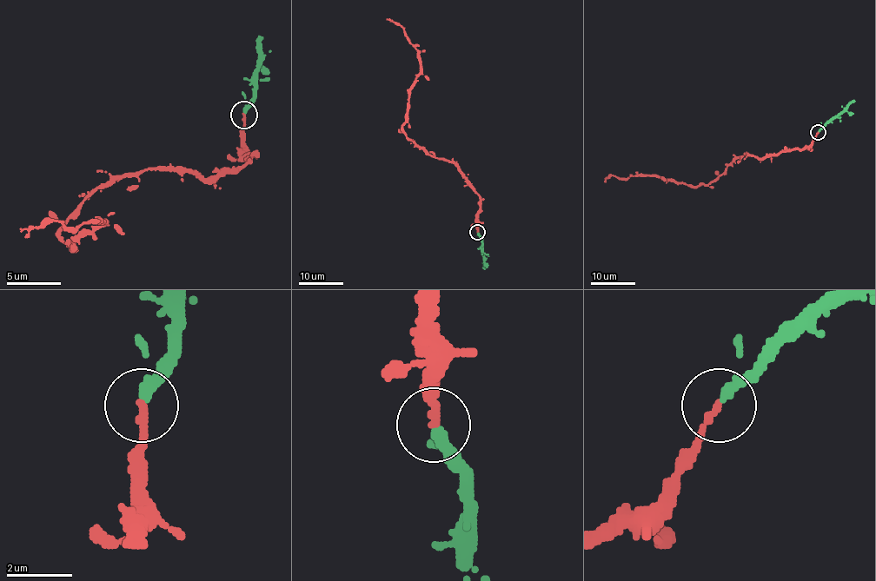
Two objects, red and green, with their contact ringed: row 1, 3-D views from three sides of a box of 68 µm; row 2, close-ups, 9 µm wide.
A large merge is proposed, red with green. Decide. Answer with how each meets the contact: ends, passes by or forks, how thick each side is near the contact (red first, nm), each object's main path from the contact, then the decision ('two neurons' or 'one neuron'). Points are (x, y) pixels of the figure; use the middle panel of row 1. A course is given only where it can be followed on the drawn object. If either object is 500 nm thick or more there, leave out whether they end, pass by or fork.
red ends there; green passes by; 280 nm thick on the red side, 240 nm on the other; red runs (478, 232), (480, 196), (474, 188), (452, 162), (431, 156), (402, 130), (420, 57), (402, 27), (387, 18); green runs (478, 233), (482, 240), (486, 268); one neuron

